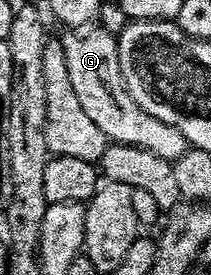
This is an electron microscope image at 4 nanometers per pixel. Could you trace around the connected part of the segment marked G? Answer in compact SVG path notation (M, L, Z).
M101 29L89 31L66 33L66 36L61 36L60 39L64 57L68 61L68 81L72 81L72 89L76 89L80 105L84 105L84 113L88 113L92 121L96 121L96 126L106 134L110 143L148 149L148 153L156 153L156 157L164 157L171 161L179 159L188 150L186 138L182 136L180 129L164 125L164 121L140 109L140 105L132 101L128 89L122 84L117 38Z

